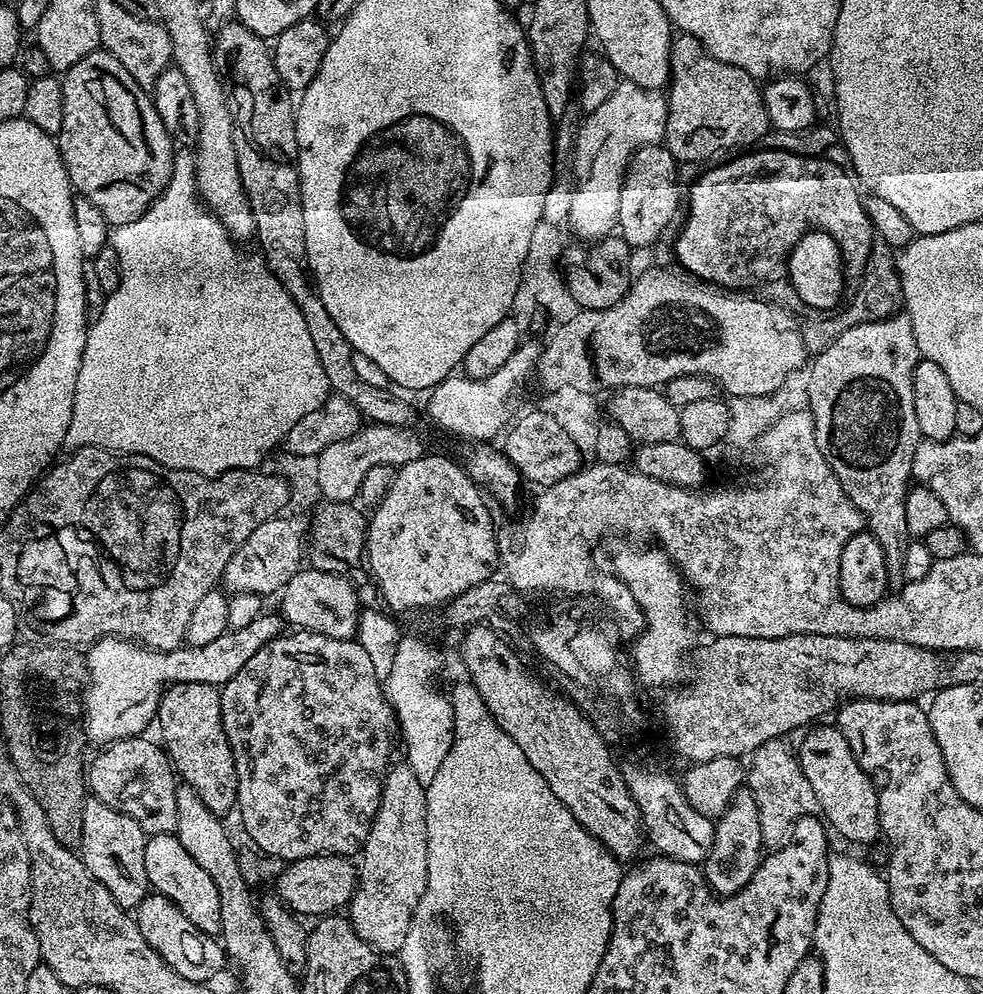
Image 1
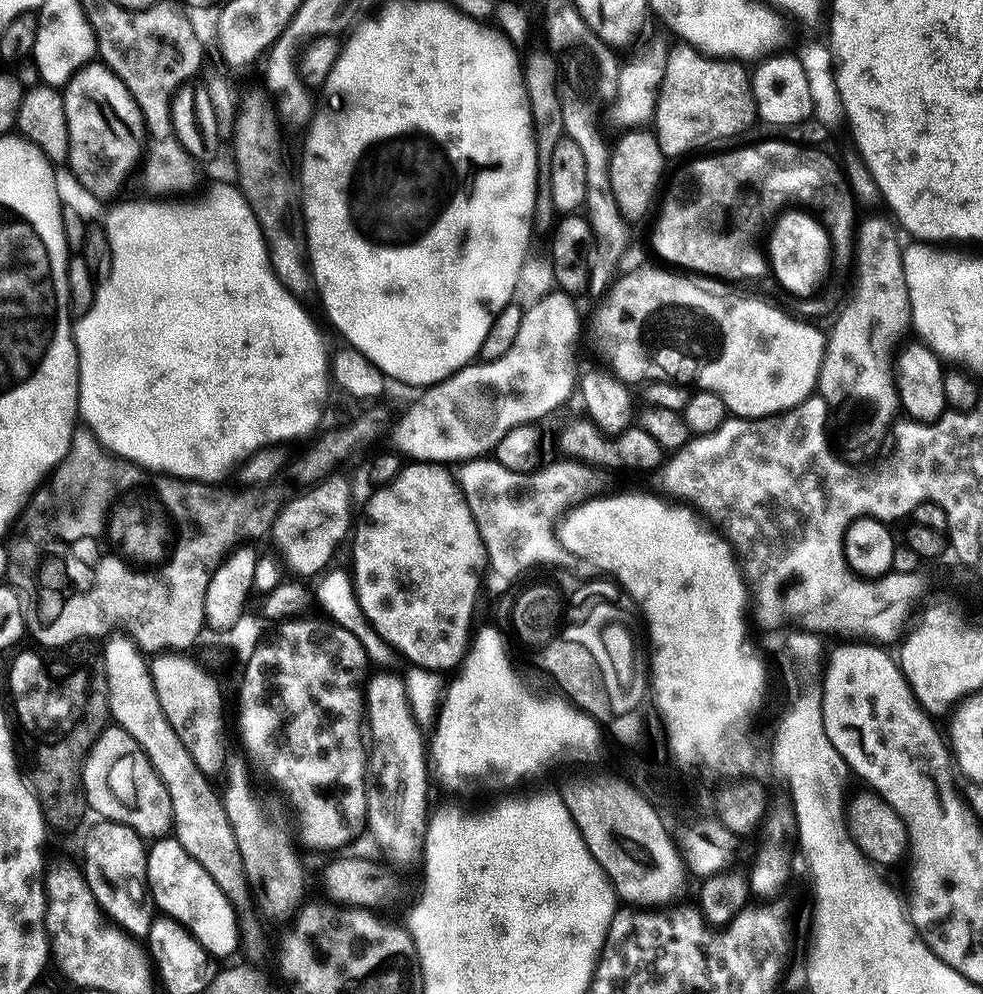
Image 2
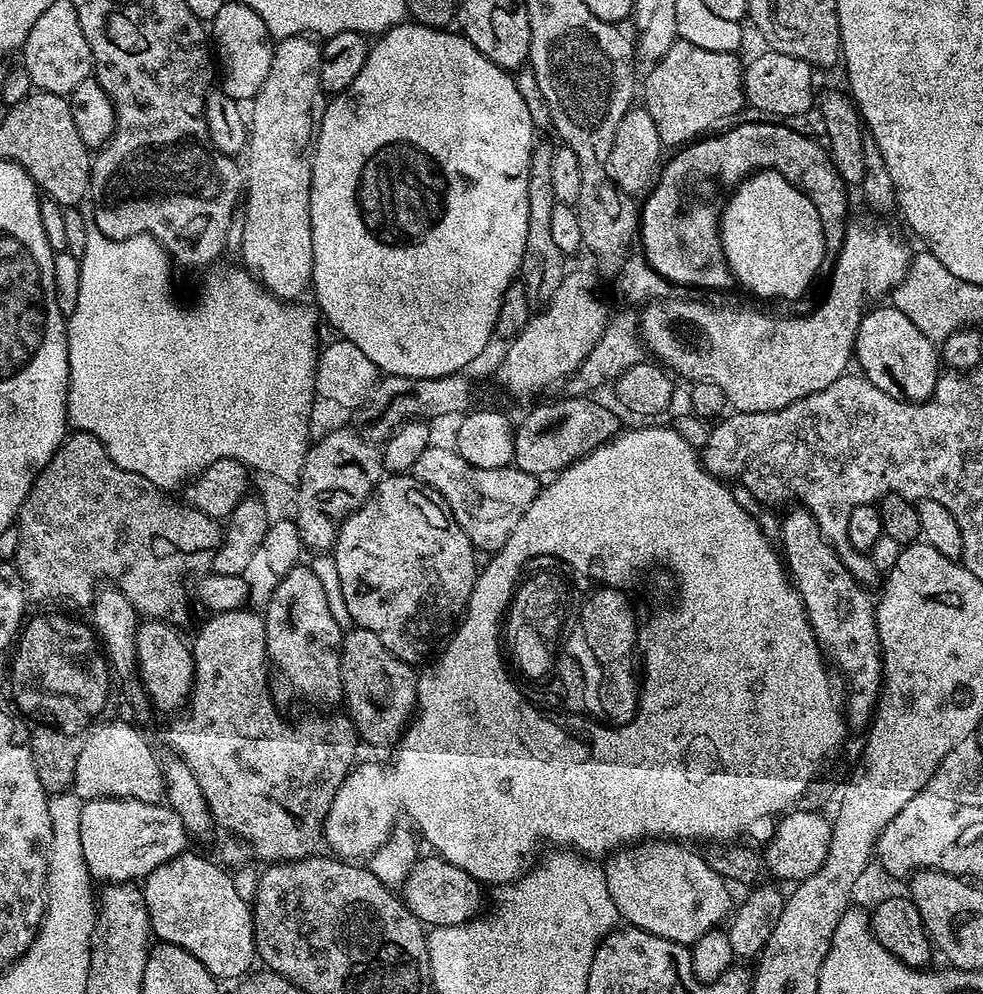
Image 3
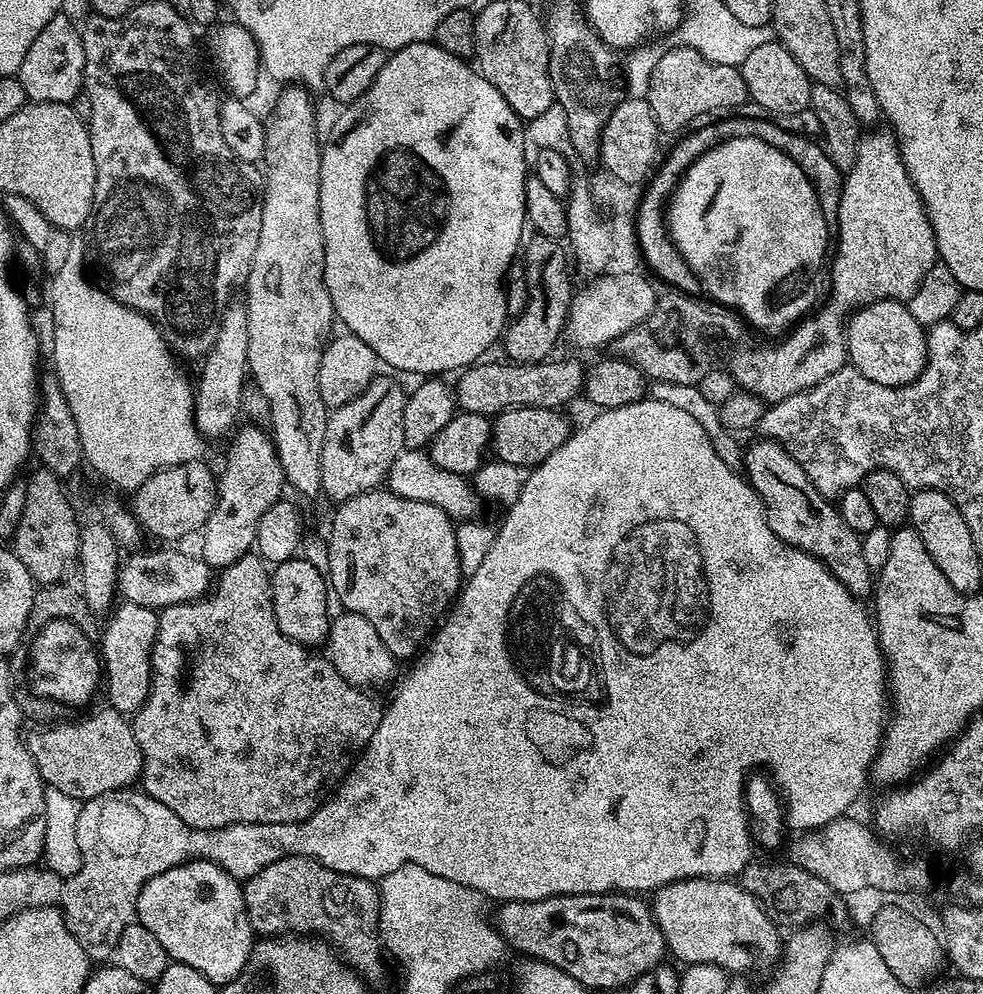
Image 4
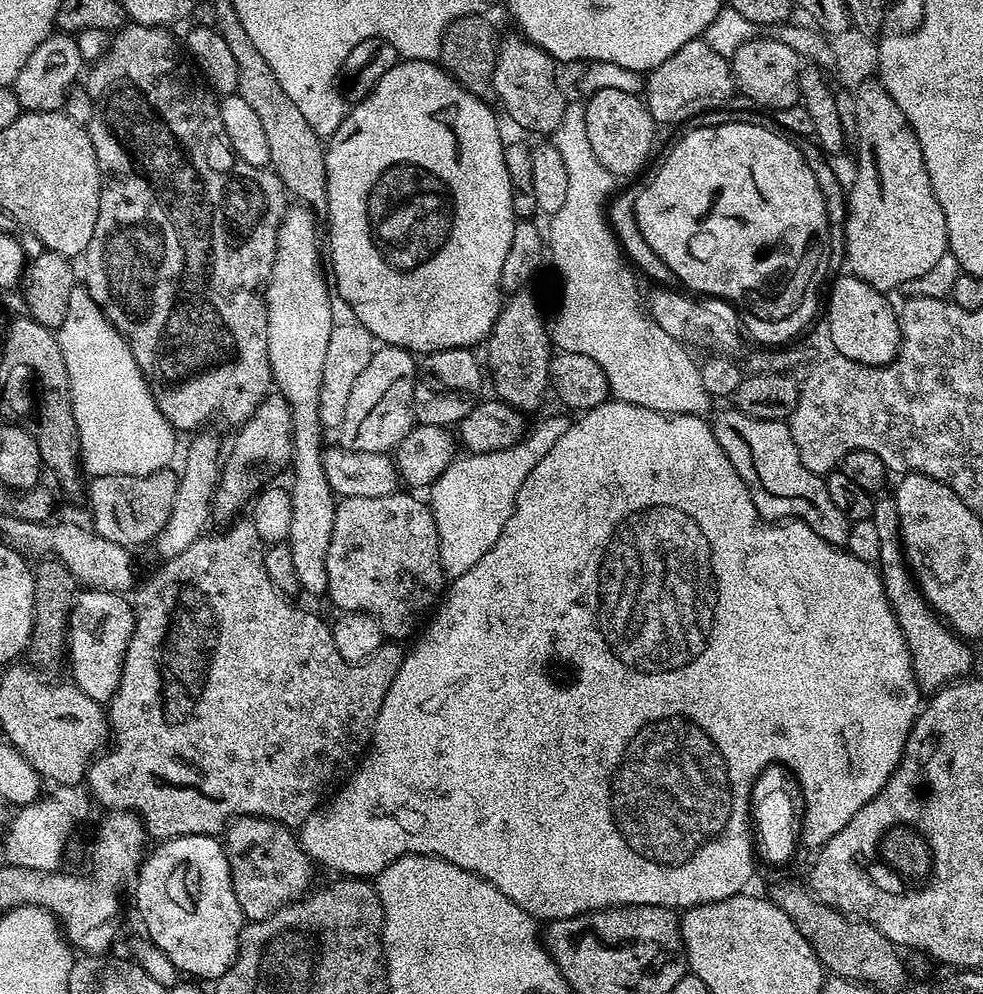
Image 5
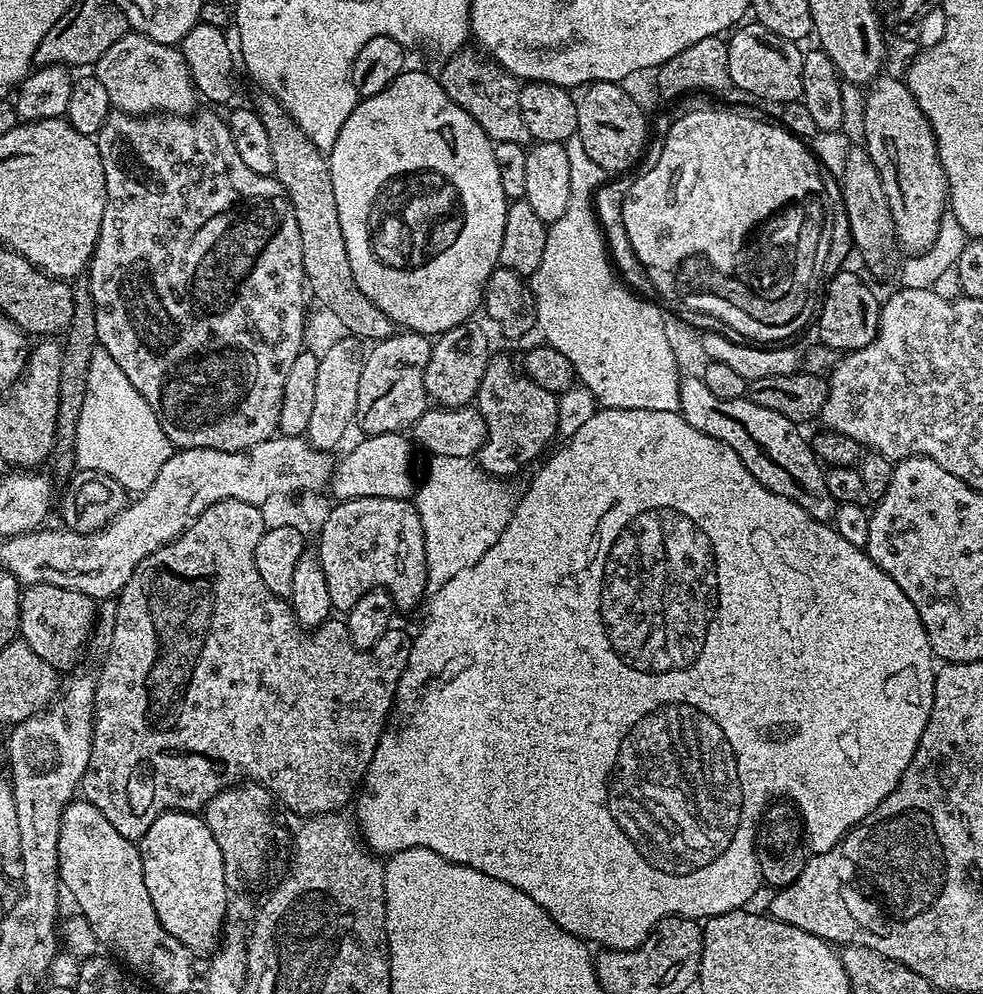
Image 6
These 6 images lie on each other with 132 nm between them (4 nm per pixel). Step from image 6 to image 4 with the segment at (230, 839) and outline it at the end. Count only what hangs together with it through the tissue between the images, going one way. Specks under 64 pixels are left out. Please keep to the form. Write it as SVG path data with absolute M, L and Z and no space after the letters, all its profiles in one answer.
M287 856L278 862L270 862L270 866L266 866L266 870L258 870L258 874L254 874L248 880L243 881L242 887L244 890L244 905L246 906L248 921L250 922L253 933L255 933L257 937L279 938L293 934L311 934L313 937L331 944L340 959L343 960L357 976L369 978L368 976L380 976L383 974L385 957L382 955L382 941L380 938L380 894L377 885L373 883L373 881L362 878L361 876L351 876L350 874L335 872L326 866L322 866L322 862L311 860L309 856Z

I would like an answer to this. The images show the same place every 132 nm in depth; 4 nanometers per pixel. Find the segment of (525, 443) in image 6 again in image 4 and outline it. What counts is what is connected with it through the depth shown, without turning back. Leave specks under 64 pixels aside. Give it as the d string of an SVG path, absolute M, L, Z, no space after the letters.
M536 234L533 237L533 240L529 244L527 241L522 248L524 277L531 295L522 314L507 325L502 336L505 352L503 355L517 364L546 361L555 353L552 351L555 350L556 343L559 342L560 336L562 340L566 332L568 311L574 295L574 276L570 271L570 256L565 245L549 236Z

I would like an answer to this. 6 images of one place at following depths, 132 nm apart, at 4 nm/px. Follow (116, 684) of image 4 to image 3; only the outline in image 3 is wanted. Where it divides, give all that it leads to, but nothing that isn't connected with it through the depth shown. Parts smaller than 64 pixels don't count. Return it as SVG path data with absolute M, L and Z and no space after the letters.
M148 618L136 630L136 662L138 676L144 679L142 685L149 701L153 700L164 712L175 713L187 705L192 695L192 679L196 677L192 649L168 625L158 618Z

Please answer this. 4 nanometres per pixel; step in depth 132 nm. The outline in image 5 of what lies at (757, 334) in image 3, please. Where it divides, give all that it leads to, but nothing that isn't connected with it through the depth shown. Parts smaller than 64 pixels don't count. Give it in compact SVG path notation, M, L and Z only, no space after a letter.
M879 79L866 80L855 91L856 94L856 130L855 135L860 136L860 157L856 160L856 177L846 192L848 202L848 217L844 223L844 256L850 267L851 275L857 276L872 288L889 290L888 288L903 289L906 282L914 278L922 278L922 274L929 272L943 256L949 255L948 231L946 230L946 214L942 214L942 206L938 206L938 198L932 193L930 174L926 174L926 162L922 158L922 146L918 146L918 138L902 110L898 110L898 102L890 98L890 94L880 83Z

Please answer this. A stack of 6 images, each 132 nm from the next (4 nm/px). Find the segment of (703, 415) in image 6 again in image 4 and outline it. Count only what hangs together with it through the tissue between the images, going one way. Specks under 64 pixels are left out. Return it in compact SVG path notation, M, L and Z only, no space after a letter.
M771 438L759 439L744 448L743 471L746 473L748 483L751 484L762 502L764 517L770 530L774 530L774 534L779 540L784 540L790 546L800 548L804 552L809 552L814 558L818 558L828 567L830 574L834 574L834 578L838 578L842 582L842 586L846 586L846 590L850 590L858 598L871 597L874 592L874 573L870 570L870 566L866 566L862 554L862 542L858 533L850 530L850 526L846 526L839 507L829 497L818 494L818 490L814 486L814 482L810 482L806 470L802 470L802 466L798 466L798 462L783 446Z

